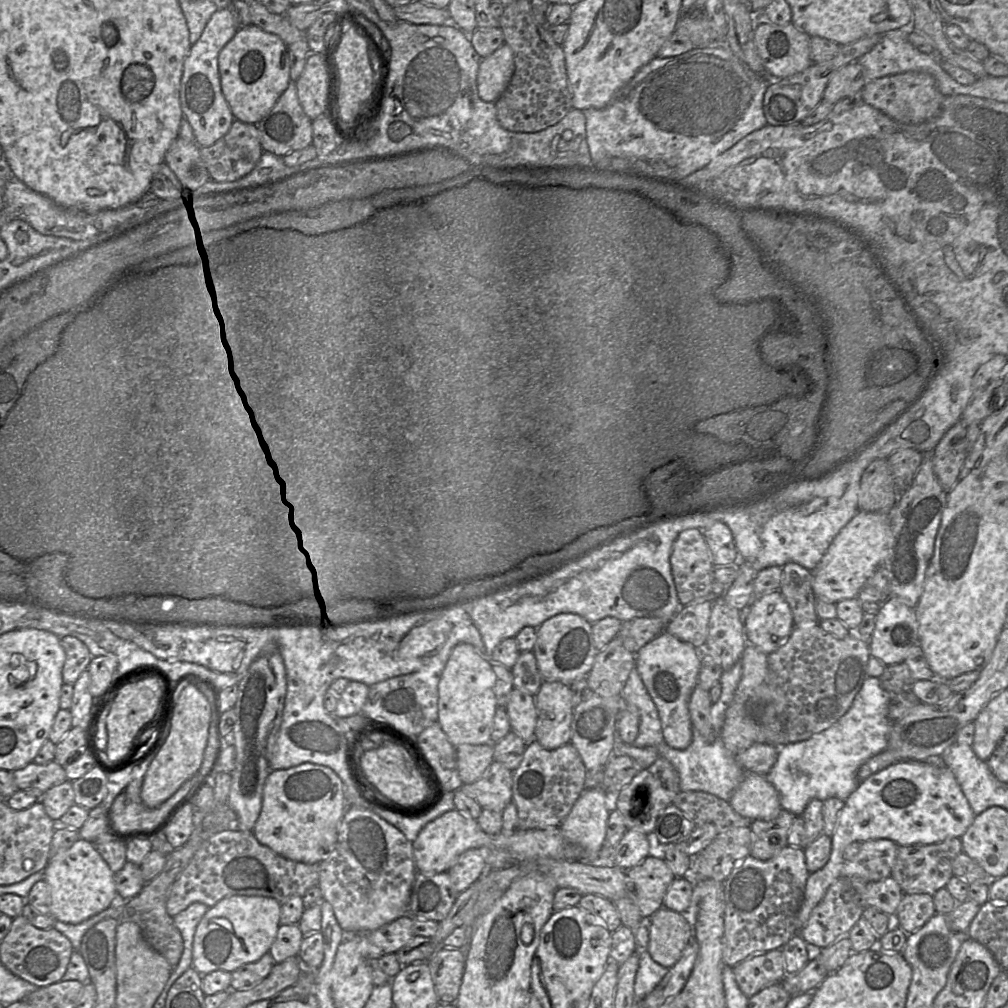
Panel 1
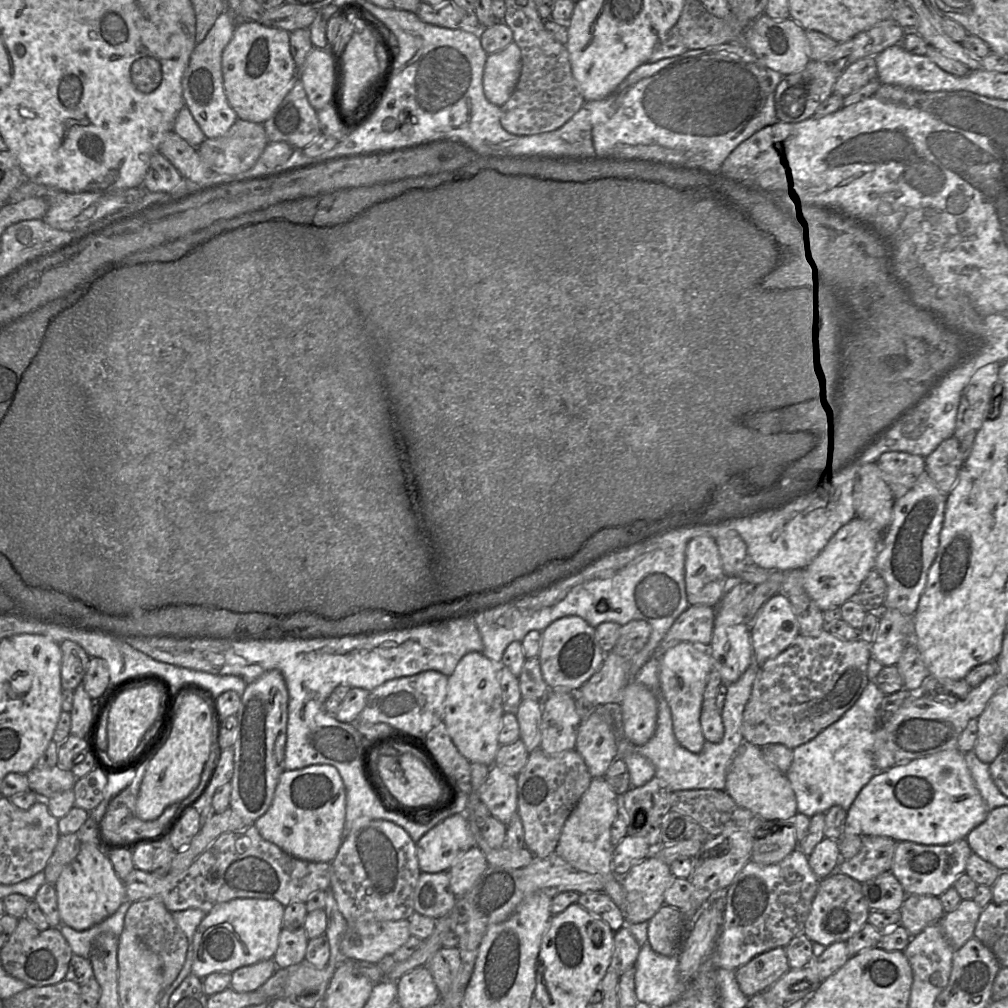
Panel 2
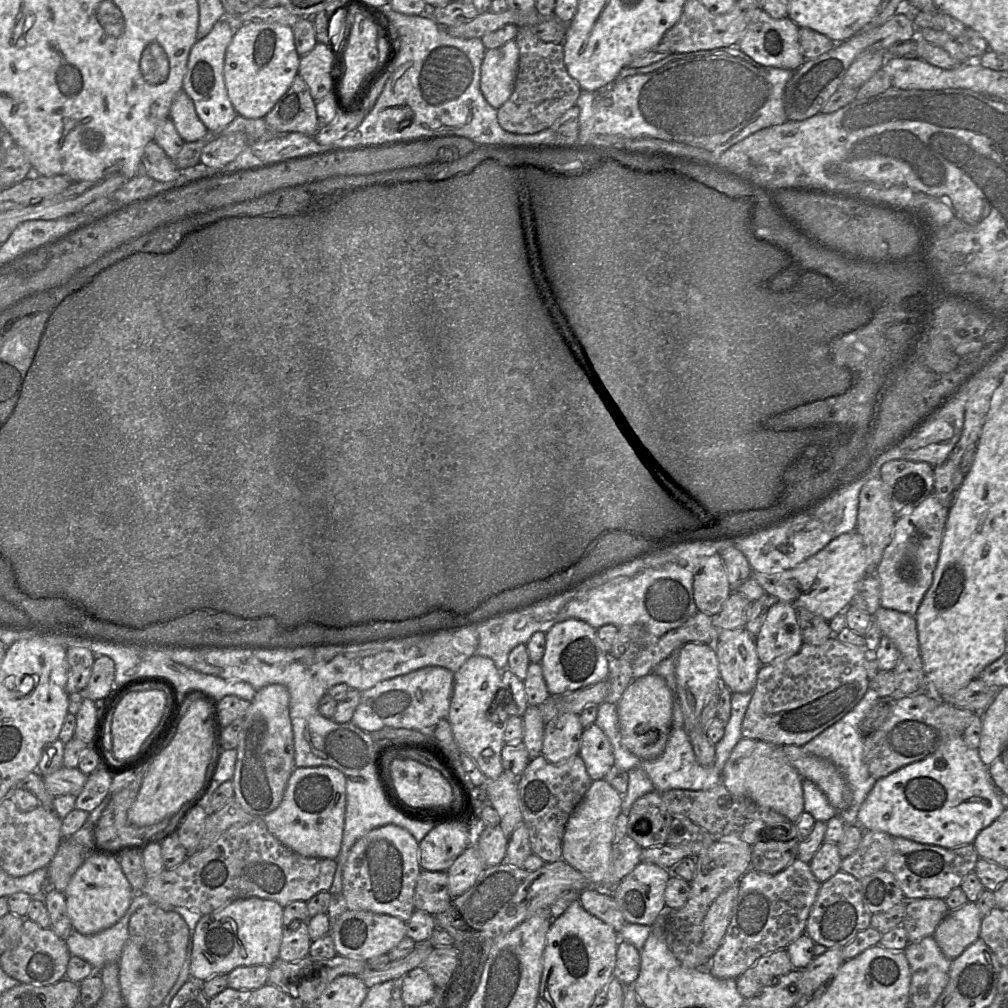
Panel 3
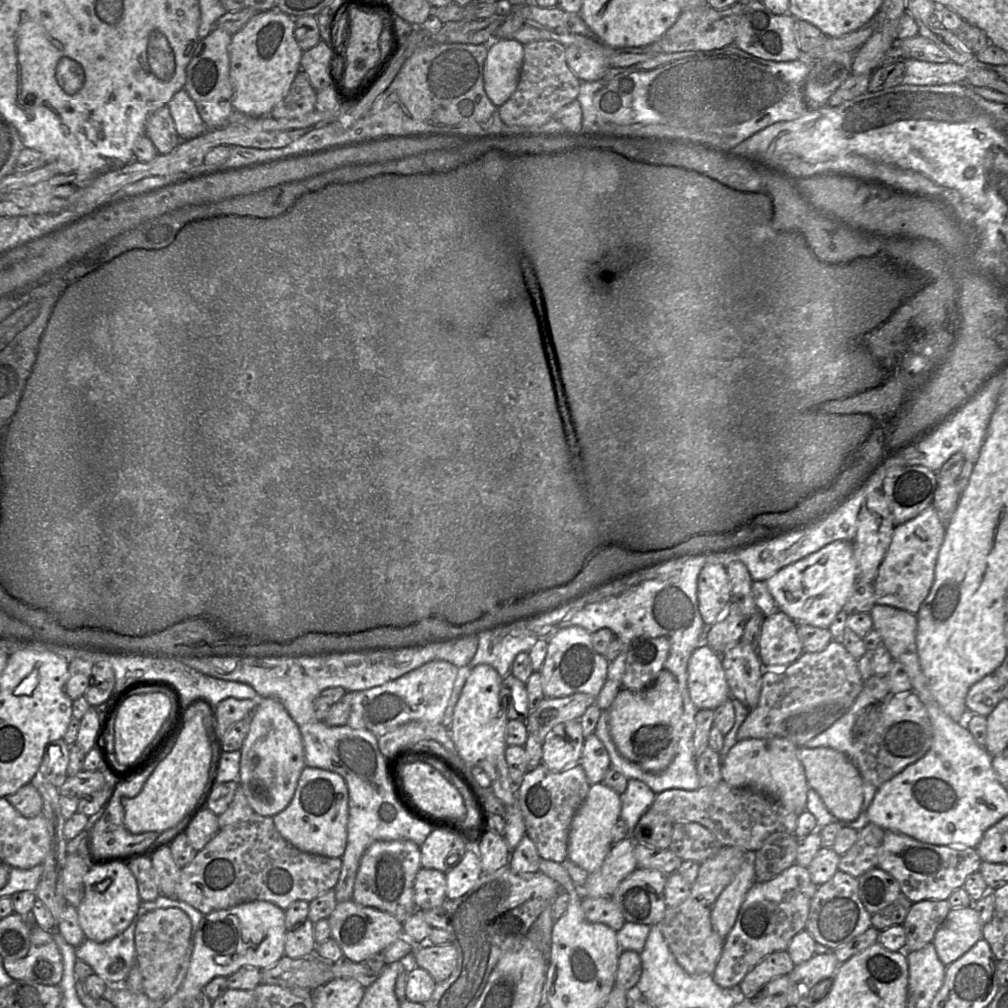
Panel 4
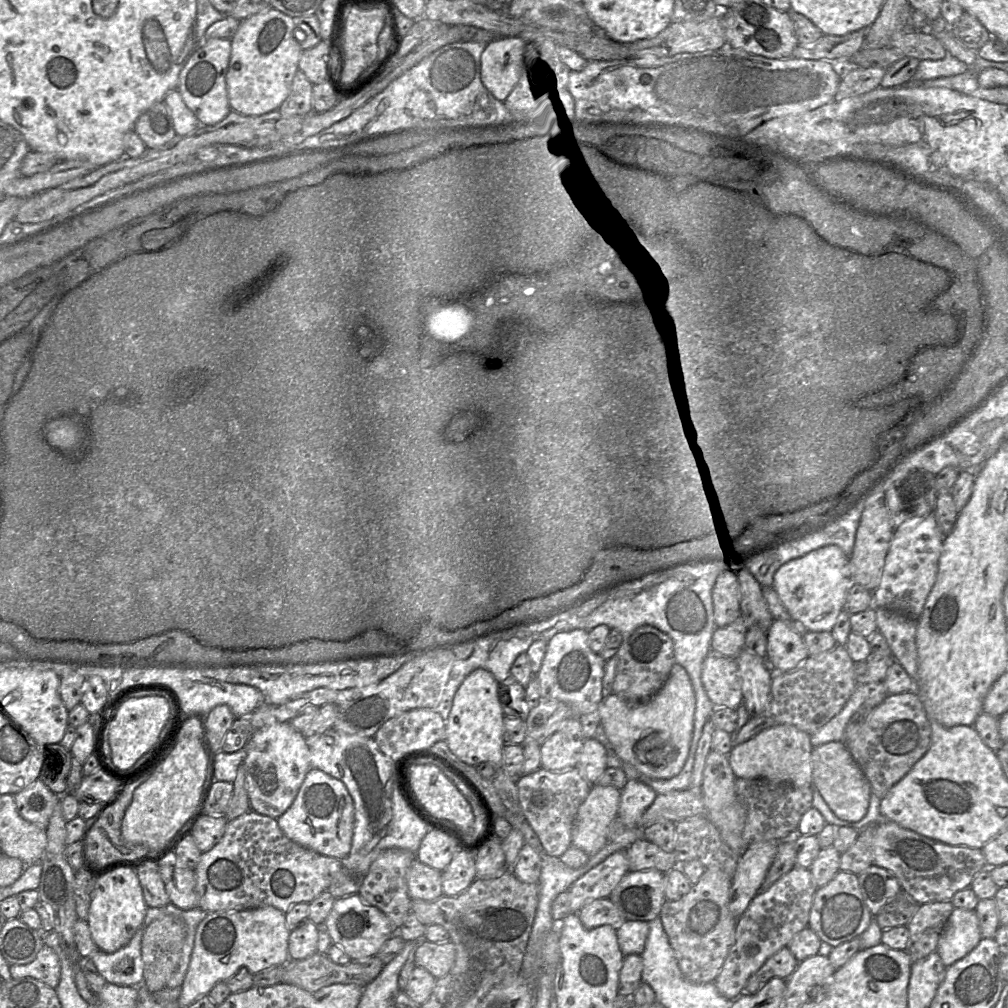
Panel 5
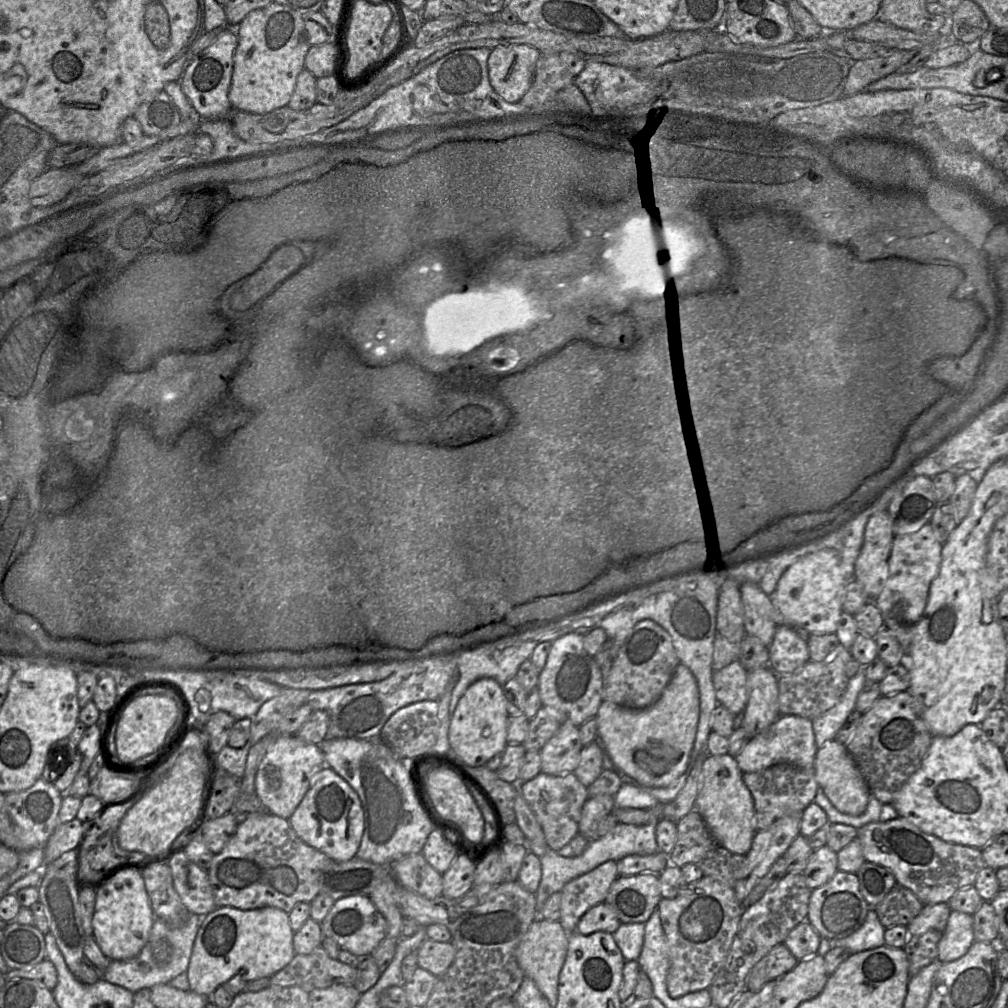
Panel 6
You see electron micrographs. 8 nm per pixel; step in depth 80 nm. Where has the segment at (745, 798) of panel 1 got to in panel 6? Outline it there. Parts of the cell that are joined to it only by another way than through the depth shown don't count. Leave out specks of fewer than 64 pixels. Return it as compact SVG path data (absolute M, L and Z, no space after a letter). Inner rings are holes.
M783 715L766 730L751 738L735 759L743 773L758 772L779 763L814 770L817 750L813 721L801 716Z

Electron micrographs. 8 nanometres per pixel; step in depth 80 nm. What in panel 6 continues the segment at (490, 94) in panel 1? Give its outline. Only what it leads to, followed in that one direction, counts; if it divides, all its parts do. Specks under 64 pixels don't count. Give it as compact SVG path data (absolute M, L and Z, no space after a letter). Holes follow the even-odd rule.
M527 44L498 45L488 57L489 82L509 103L519 102L529 90L541 52Z

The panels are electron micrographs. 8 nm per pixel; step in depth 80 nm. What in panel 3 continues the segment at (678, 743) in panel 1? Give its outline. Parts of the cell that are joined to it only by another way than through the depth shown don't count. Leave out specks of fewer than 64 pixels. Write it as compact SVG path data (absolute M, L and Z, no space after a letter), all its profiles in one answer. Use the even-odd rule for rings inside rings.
M687 642L687 643L683 644L680 647L680 649L678 651L678 655L677 655L677 664L676 664L676 668L675 668L675 678L676 678L676 693L677 693L677 696L680 700L680 704L681 704L681 709L682 709L683 719L684 719L685 732L686 732L686 734L690 740L690 743L693 747L693 751L694 751L694 754L696 756L698 763L702 766L710 767L713 765L713 763L715 761L715 745L713 745L710 742L710 740L708 739L708 737L705 733L705 728L703 728L701 725L700 716L701 716L701 713L702 713L704 706L709 701L709 699L712 697L712 695L719 693L719 698L720 698L720 690L721 690L722 684L721 684L721 676L720 676L720 672L719 672L718 660L717 660L717 655L716 655L715 649L713 647L709 646L708 644L702 644L702 643L697 643L697 642Z

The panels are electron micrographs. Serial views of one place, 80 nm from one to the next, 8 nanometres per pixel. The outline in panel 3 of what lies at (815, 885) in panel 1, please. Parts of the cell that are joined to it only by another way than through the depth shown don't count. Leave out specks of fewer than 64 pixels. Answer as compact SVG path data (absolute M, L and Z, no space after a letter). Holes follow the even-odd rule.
M957 736L925 759L876 780L860 806L857 824L863 830L885 832L891 837L902 837L943 848L955 848L973 844L978 833L993 823L1005 809L1000 800L1000 792L992 782L988 766L982 762L977 749L968 747L962 736Z

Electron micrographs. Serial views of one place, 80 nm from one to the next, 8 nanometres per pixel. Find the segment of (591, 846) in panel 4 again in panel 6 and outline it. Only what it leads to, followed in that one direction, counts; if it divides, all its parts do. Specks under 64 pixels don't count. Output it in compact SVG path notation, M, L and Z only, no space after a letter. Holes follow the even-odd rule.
M597 795L589 797L583 805L579 821L579 834L588 840L595 840L599 822L615 808L612 795Z

